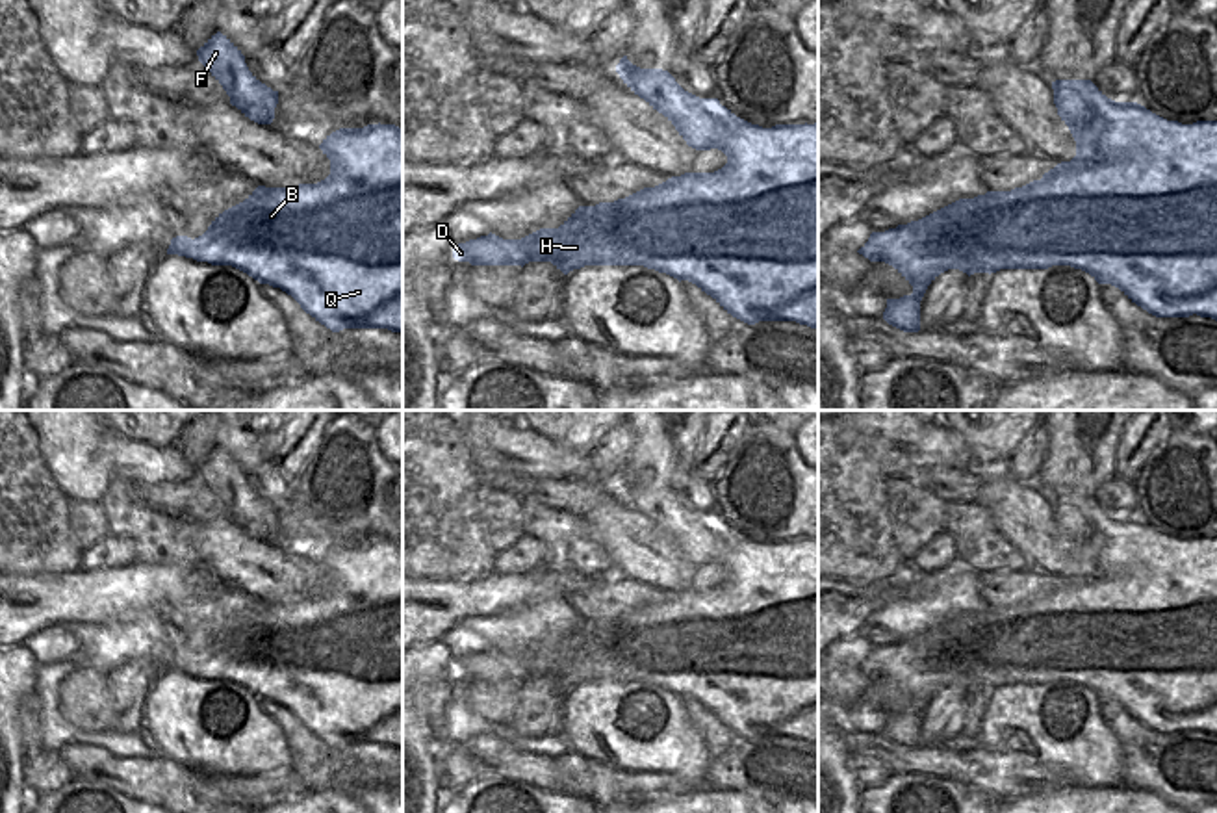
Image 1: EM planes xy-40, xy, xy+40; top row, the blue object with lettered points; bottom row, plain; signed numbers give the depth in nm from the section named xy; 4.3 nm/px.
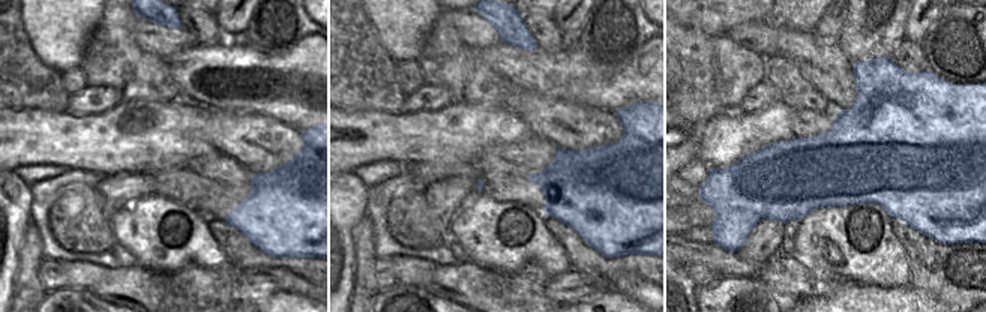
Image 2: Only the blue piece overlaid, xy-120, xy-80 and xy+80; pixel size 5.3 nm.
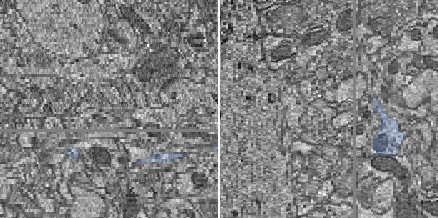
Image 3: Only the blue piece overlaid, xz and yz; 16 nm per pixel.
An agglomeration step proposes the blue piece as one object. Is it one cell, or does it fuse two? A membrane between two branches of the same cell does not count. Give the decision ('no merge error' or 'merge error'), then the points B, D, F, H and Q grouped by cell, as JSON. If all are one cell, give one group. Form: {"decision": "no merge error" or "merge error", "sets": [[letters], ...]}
{"decision": "no merge error", "sets": [["B", "D", "F", "H", "Q"]]}

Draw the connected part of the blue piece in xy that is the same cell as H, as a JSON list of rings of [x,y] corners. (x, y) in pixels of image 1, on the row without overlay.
[[[627,471],[616,481],[623,499],[662,529],[696,566],[718,564],[727,579],[714,588],[685,588],[655,603],[644,603],[614,618],[579,622],[558,644],[540,644],[521,655],[480,652],[453,663],[453,674],[471,681],[525,681],[551,678],[568,690],[584,681],[644,681],[673,694],[688,696],[711,711],[733,733],[759,737],[796,737],[818,744],[818,540],[775,540],[762,544],[737,533],[718,514],[699,514],[685,507],[662,484],[640,484]]]

